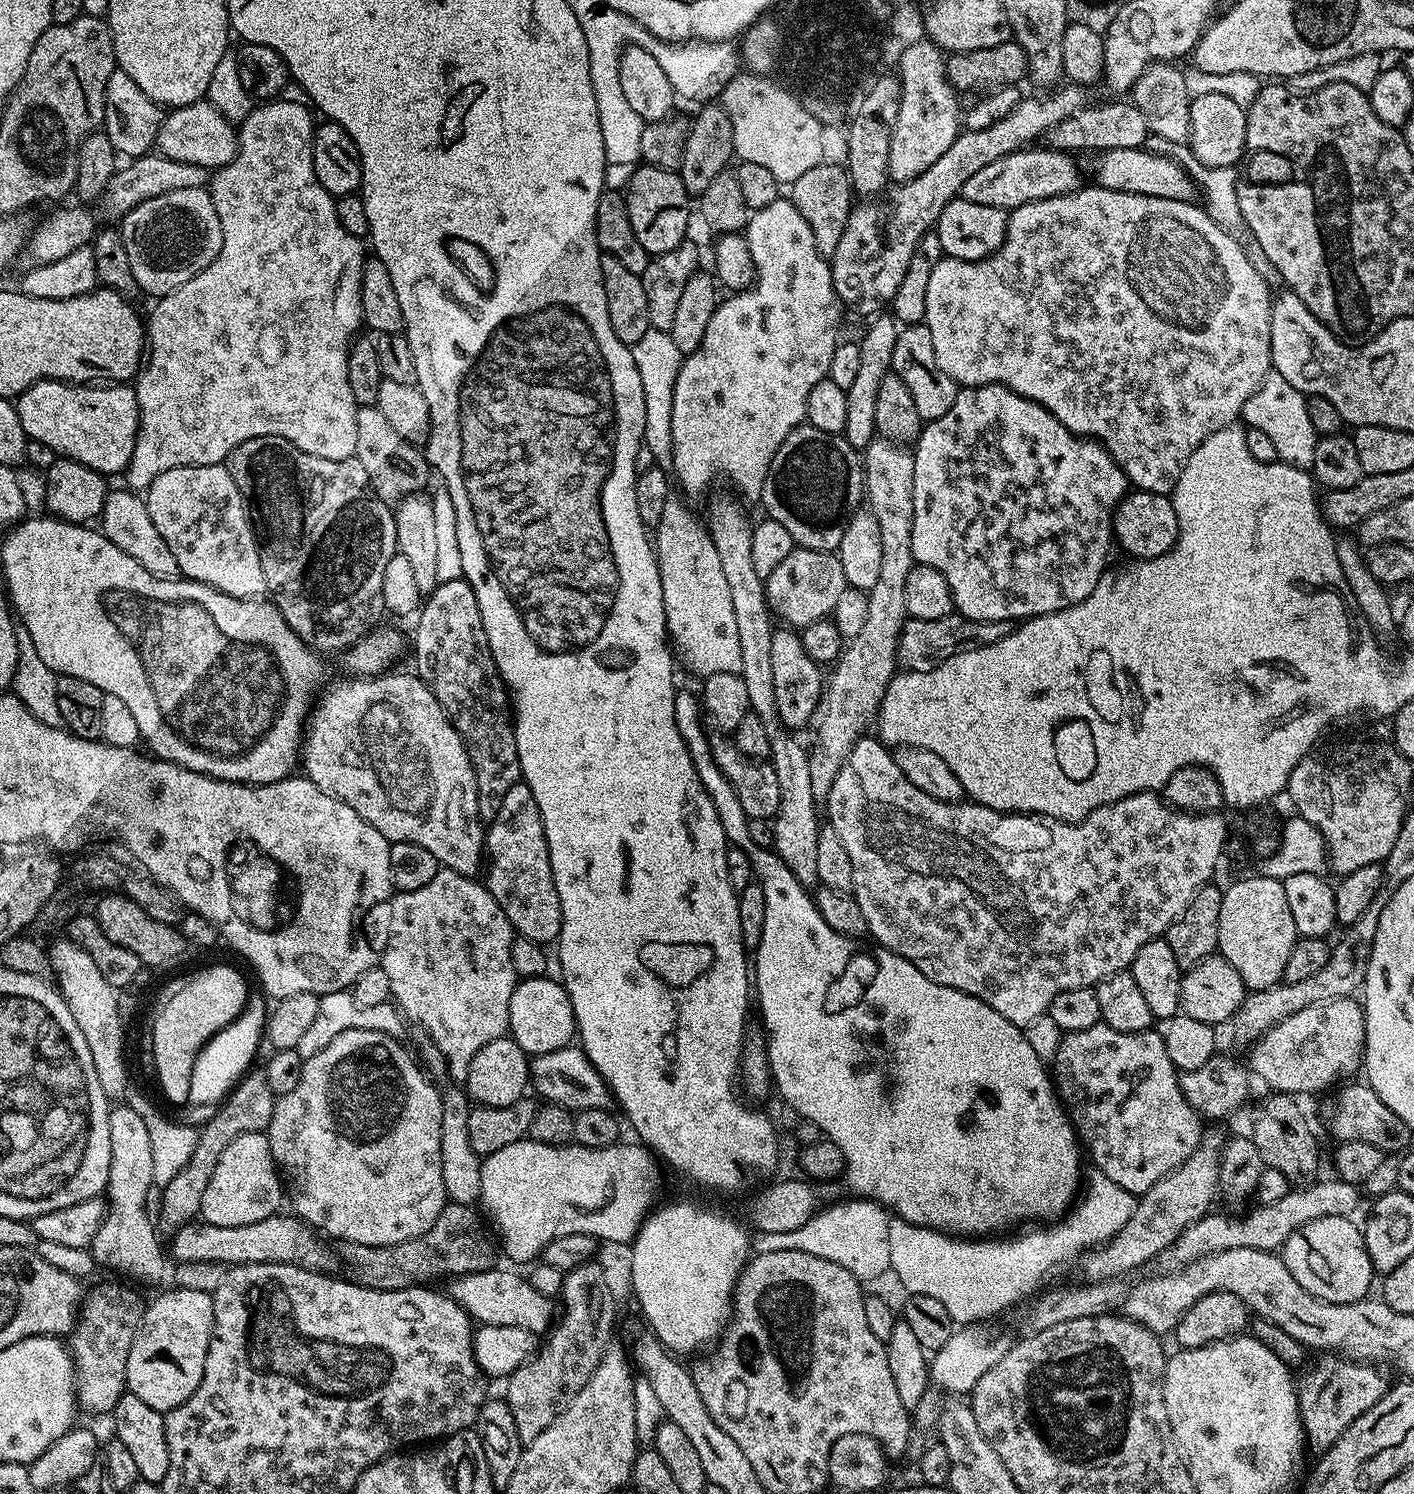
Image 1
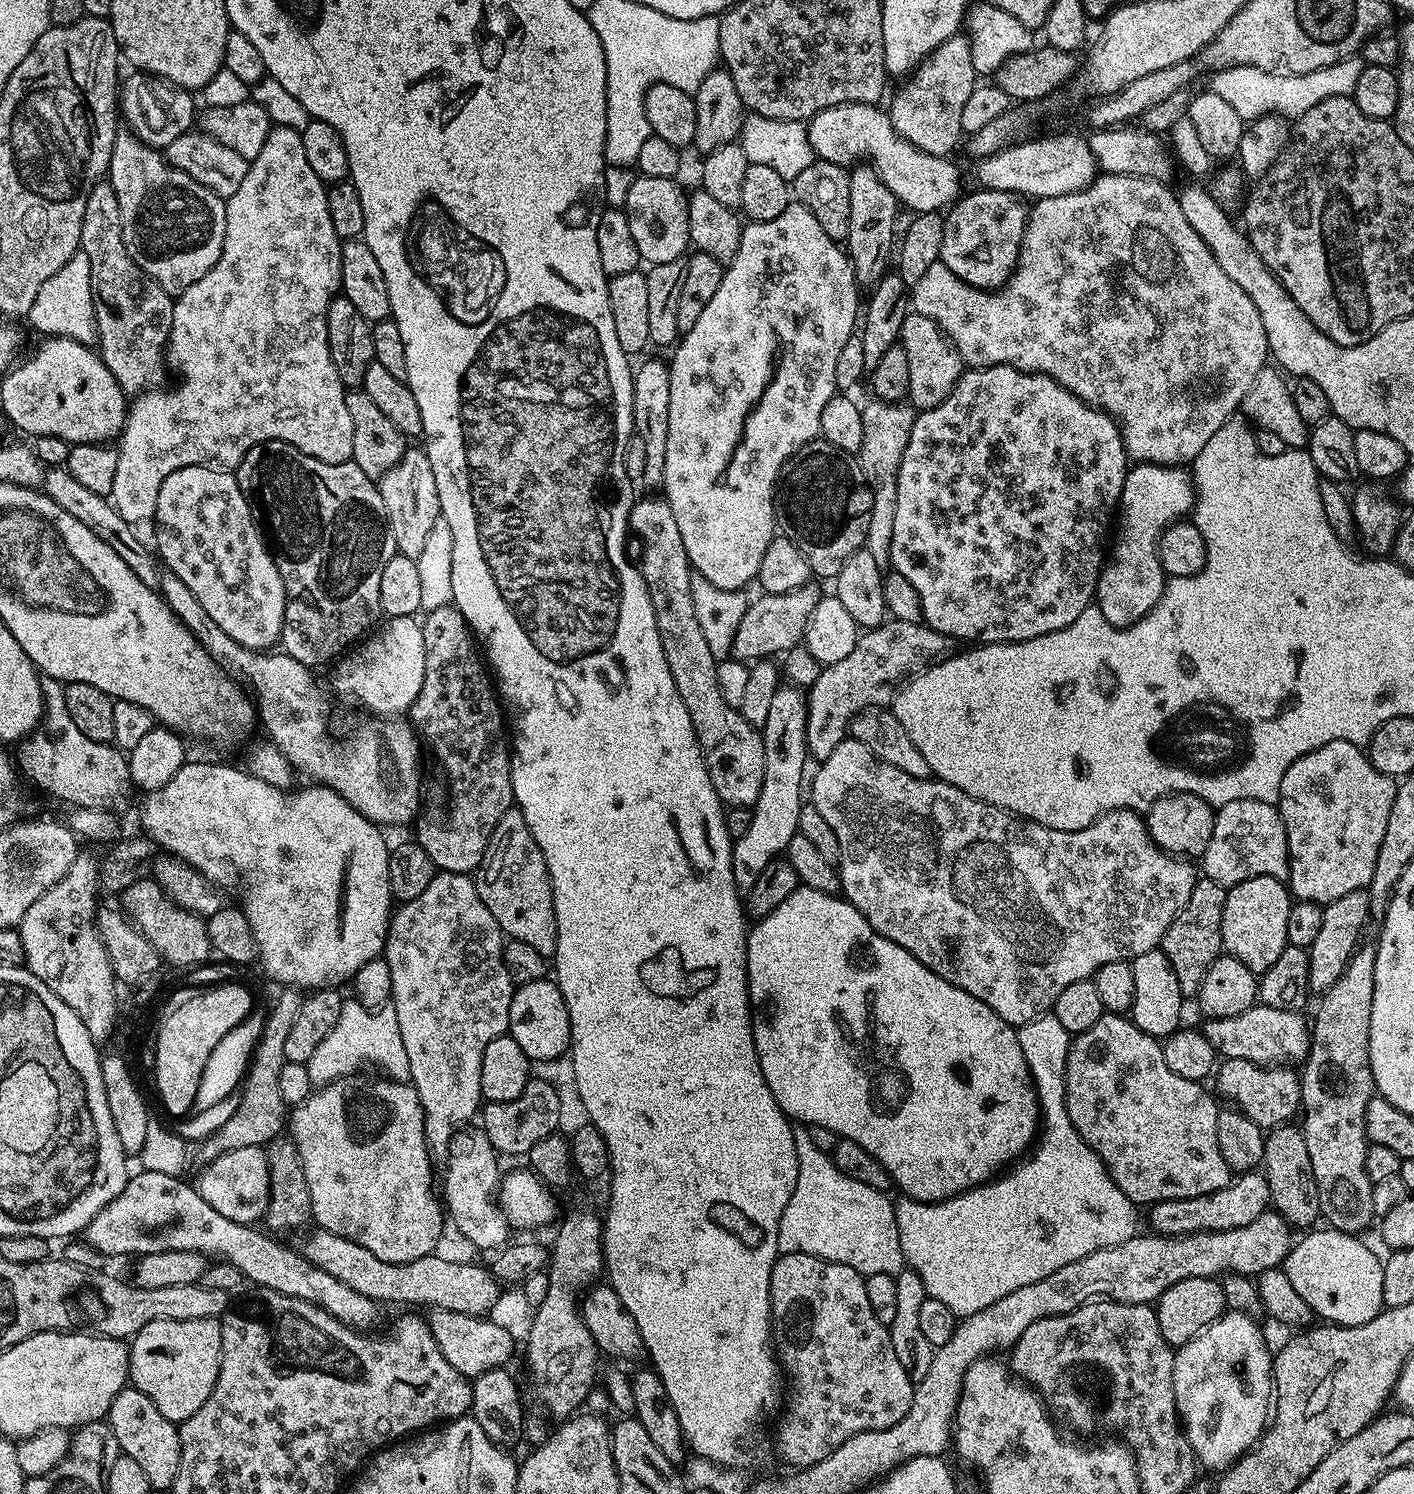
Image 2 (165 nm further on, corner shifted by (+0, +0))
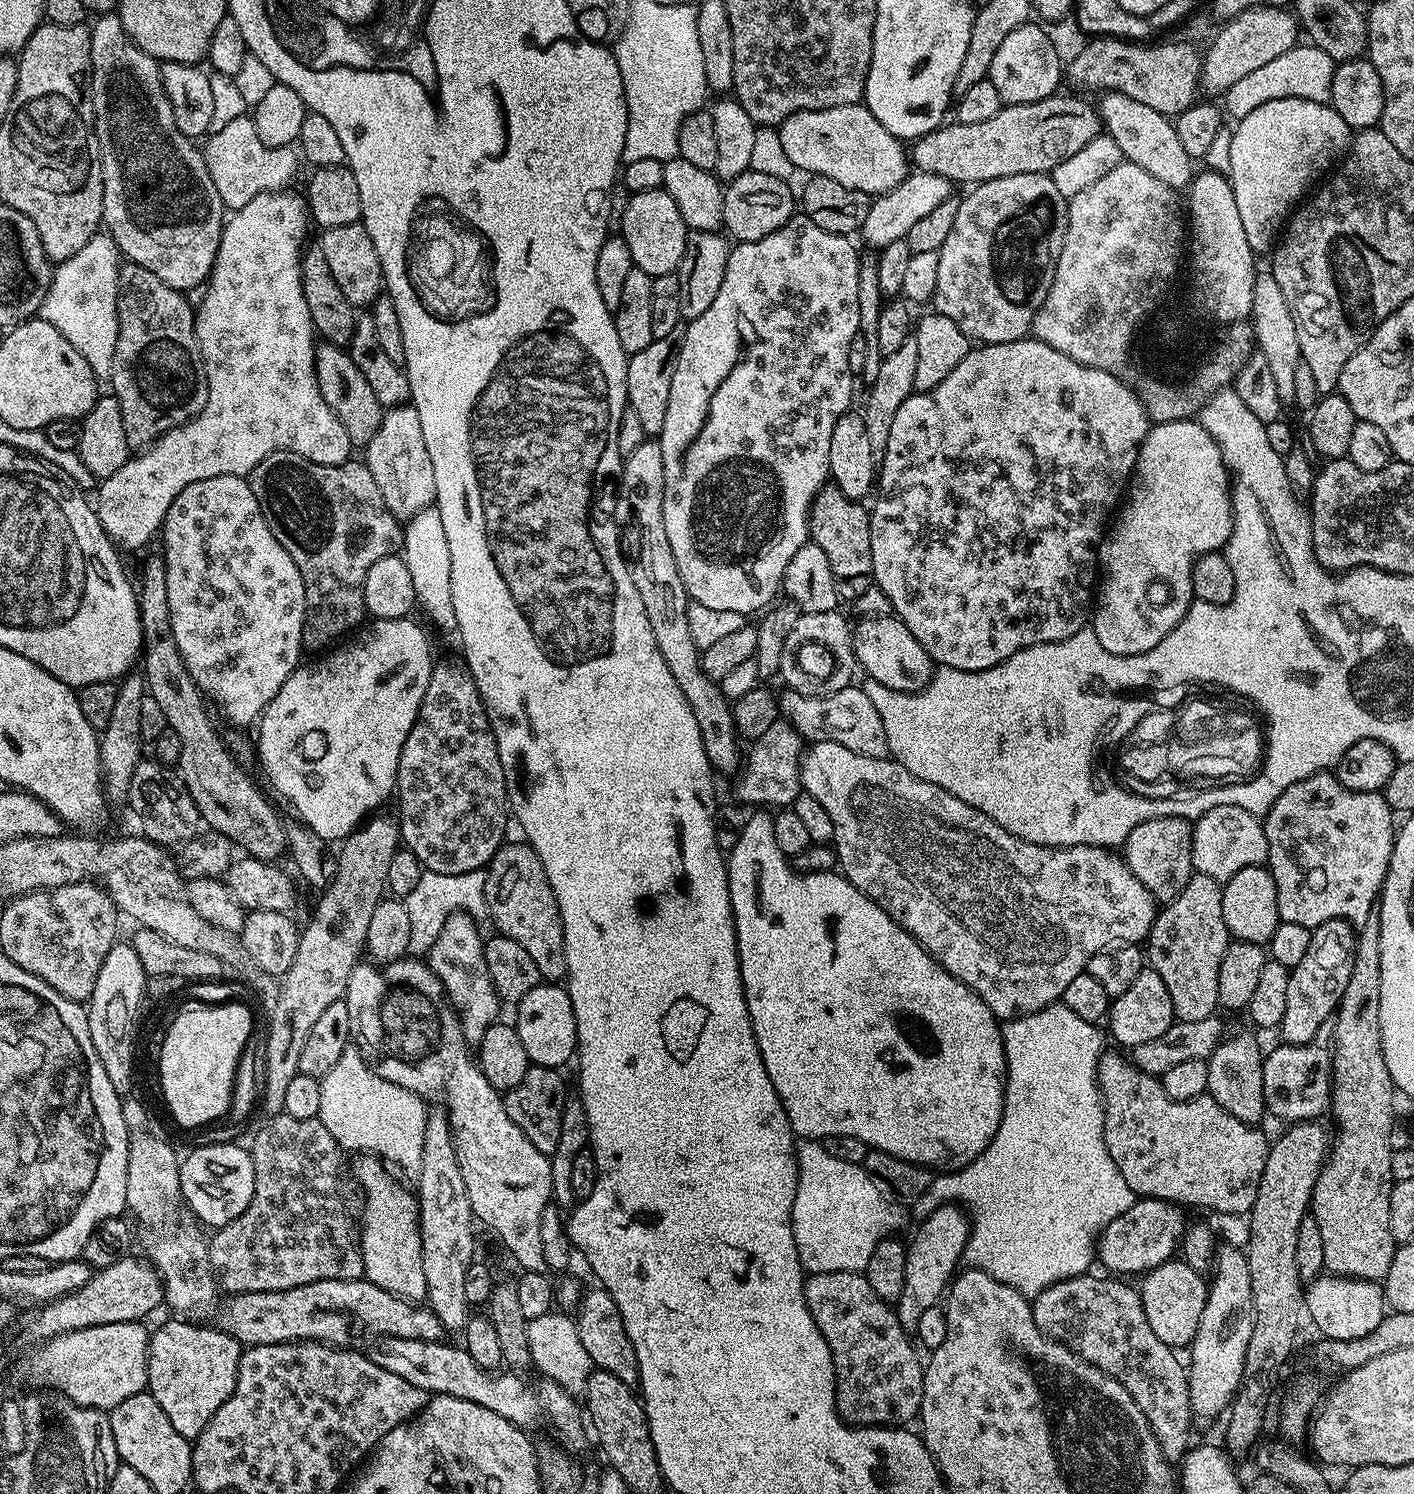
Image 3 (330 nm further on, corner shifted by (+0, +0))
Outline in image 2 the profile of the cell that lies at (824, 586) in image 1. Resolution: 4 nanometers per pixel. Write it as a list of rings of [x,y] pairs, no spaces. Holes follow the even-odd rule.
[[[809,582],[786,594],[757,595],[757,600],[753,599],[749,603],[746,614],[742,614],[738,622],[738,634],[734,634],[731,659],[755,662],[776,658],[801,643],[806,626],[810,622],[810,614],[814,614],[814,606],[818,606],[822,595],[821,589],[816,589],[814,585],[815,583]]]

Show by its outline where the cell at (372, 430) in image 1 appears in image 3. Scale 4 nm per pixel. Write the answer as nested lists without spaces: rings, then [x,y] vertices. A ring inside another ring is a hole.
[[[317,343],[316,377],[318,390],[322,390],[322,398],[326,398],[326,406],[336,412],[338,422],[342,422],[342,430],[346,430],[350,442],[354,446],[368,445],[378,432],[386,410],[378,398],[374,398],[374,390],[370,390],[362,370],[354,366],[351,354],[339,344]]]

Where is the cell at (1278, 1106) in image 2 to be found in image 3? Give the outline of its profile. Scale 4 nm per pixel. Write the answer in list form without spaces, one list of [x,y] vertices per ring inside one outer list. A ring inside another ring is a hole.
[[[1325,1026],[1308,1044],[1277,1043],[1278,1046],[1264,1057],[1262,1066],[1262,1090],[1264,1091],[1264,1107],[1267,1115],[1277,1116],[1288,1124],[1299,1124],[1301,1120],[1316,1120],[1329,1111],[1332,1102],[1332,1030]]]

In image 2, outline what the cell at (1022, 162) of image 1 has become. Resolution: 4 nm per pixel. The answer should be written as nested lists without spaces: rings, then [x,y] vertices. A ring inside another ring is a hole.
[[[839,104],[822,110],[817,116],[807,121],[808,137],[813,153],[826,162],[834,162],[845,166],[856,166],[867,162],[878,175],[886,182],[890,194],[894,194],[901,205],[913,208],[913,213],[940,212],[947,209],[961,195],[960,172],[951,164],[948,156],[935,156],[918,150],[910,142],[906,142],[896,135],[892,125],[891,115],[883,112],[883,107],[875,104]]]

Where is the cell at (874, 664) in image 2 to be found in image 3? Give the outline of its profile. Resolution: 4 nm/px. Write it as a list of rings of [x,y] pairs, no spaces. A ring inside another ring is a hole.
[[[781,718],[774,722],[756,740],[751,741],[749,750],[742,760],[742,771],[735,777],[736,796],[735,799],[745,806],[768,806],[764,804],[773,804],[773,809],[780,810],[785,806],[790,806],[800,797],[802,785],[800,783],[800,758],[802,755],[802,737],[794,725]]]

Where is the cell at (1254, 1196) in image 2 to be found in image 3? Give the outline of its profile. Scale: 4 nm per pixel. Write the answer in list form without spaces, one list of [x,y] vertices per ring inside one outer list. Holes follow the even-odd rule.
[[[1137,1199],[1130,1210],[1126,1210],[1126,1214],[1118,1214],[1118,1218],[1114,1218],[1114,1222],[1107,1224],[1100,1233],[1100,1239],[1096,1242],[1098,1264],[1109,1268],[1112,1274],[1143,1274],[1173,1259],[1177,1255],[1180,1241],[1184,1239],[1184,1212],[1181,1205],[1171,1204],[1169,1200]]]

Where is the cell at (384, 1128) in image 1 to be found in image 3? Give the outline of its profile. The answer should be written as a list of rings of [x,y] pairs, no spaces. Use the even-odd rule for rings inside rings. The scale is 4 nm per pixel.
[[[360,1154],[351,1161],[350,1176],[364,1191],[364,1213],[358,1216],[358,1239],[364,1263],[364,1276],[374,1286],[390,1290],[403,1300],[424,1302],[428,1298],[426,1270],[422,1270],[422,1238],[420,1237],[420,1205],[413,1193],[408,1192],[387,1172],[385,1161]]]

